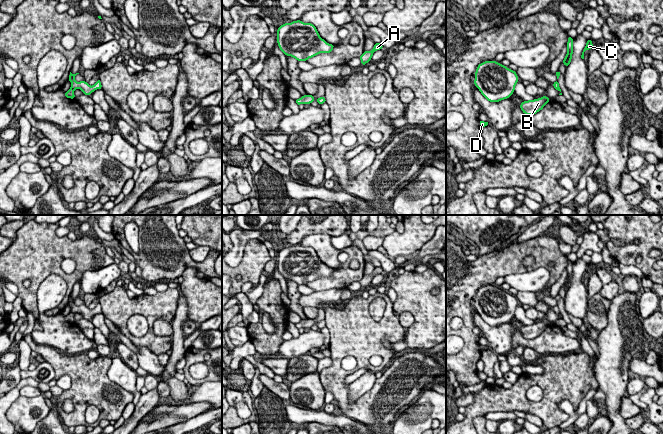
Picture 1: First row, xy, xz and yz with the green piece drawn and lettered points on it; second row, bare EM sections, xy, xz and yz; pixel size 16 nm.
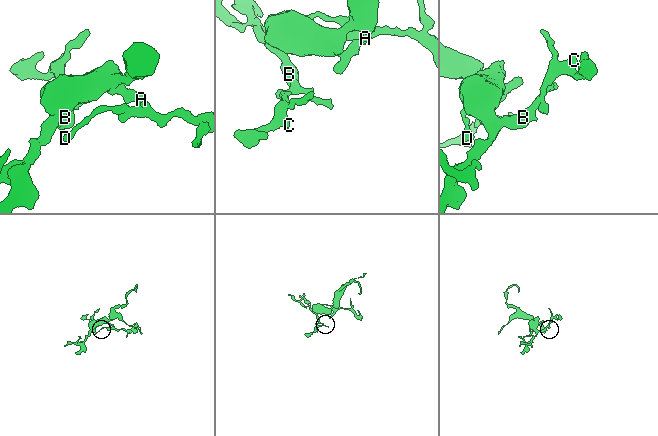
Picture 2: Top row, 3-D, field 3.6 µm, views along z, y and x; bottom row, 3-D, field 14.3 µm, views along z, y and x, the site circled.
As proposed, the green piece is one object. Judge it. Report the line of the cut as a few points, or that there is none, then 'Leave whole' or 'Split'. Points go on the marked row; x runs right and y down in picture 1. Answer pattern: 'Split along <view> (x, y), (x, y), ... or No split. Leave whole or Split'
No split. Leave whole

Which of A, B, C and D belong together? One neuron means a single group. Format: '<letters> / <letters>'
A B C D

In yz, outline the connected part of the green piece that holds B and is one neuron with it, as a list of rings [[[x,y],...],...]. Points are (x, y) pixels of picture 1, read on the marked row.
[[[543,96],[538,99],[524,101],[520,104],[520,108],[526,115],[534,115],[550,101],[547,96]]]

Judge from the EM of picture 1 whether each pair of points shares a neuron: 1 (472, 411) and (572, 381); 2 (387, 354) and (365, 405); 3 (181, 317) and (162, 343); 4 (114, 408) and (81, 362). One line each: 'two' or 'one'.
1: one
2: one
3: two
4: one

